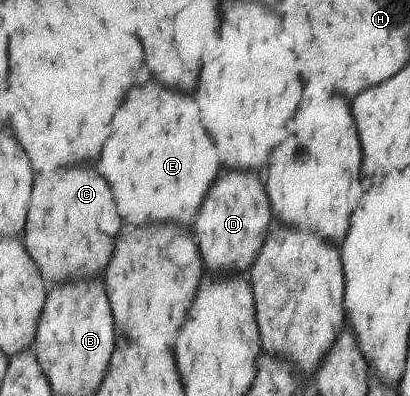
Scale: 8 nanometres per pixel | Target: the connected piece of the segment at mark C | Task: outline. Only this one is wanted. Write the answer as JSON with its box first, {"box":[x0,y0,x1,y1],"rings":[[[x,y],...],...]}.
{"box":[25,165,123,283],"rings":[[[73,165],[69,171],[67,167],[57,167],[41,173],[35,181],[25,245],[41,265],[45,281],[75,283],[73,279],[99,275],[107,267],[113,255],[113,239],[121,225],[123,219],[117,213],[111,187],[99,171],[91,165]]]}

